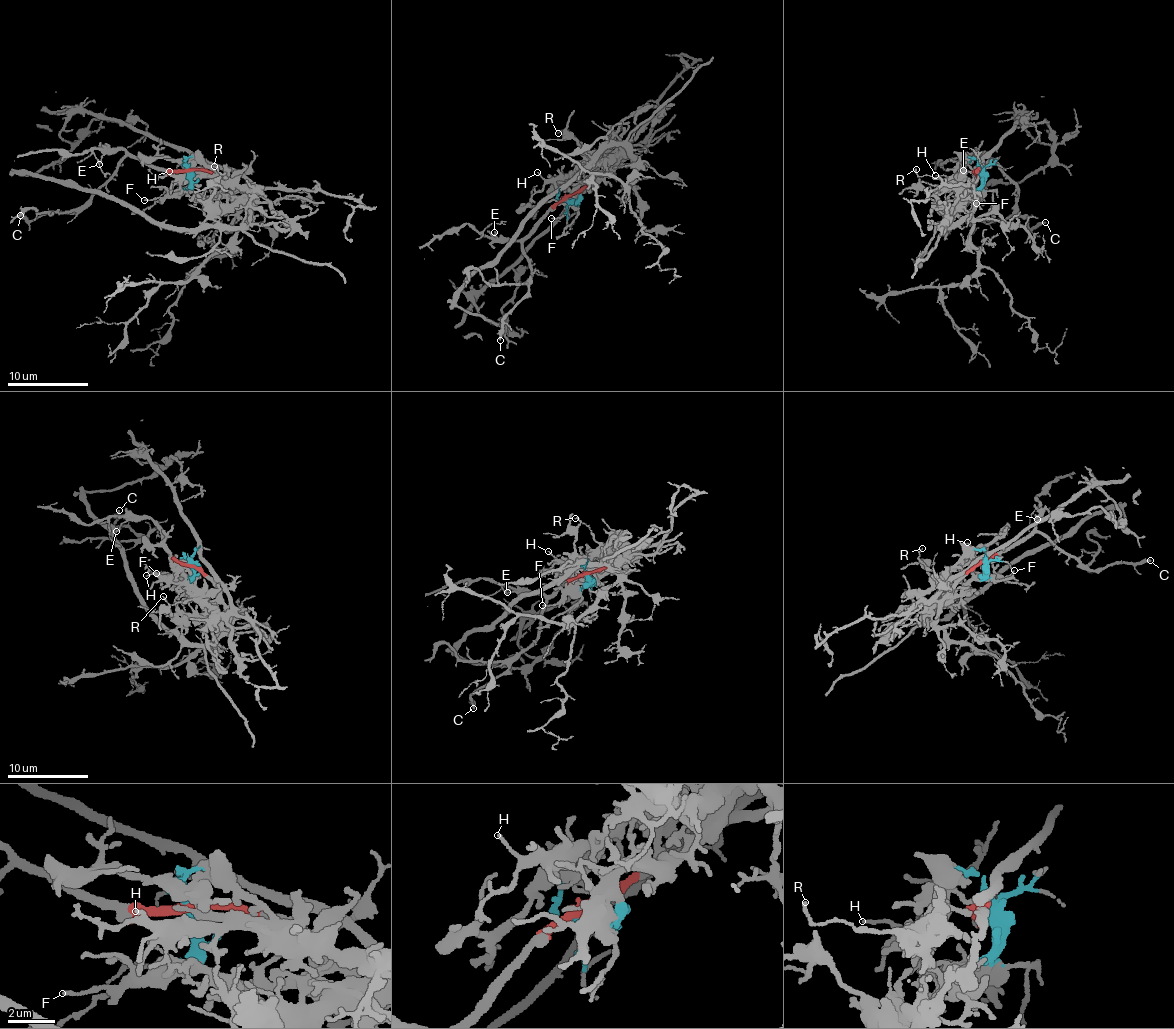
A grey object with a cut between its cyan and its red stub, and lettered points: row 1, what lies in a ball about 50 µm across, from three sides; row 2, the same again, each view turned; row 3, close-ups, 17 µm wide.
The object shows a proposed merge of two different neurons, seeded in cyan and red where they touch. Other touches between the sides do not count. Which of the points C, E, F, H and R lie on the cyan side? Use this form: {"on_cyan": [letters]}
{"on_cyan": ["F", "H", "R"]}

